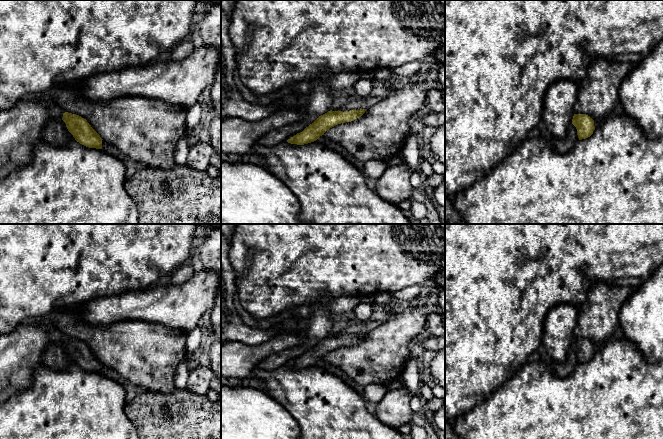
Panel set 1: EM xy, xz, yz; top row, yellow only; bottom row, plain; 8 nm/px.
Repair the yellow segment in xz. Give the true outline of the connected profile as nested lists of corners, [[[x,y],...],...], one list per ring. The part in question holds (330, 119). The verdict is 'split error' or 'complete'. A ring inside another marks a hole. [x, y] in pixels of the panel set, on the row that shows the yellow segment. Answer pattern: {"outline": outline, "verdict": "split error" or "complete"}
{"outline": [[[367,109],[350,110],[350,111],[328,111],[319,116],[312,124],[306,127],[302,132],[297,133],[287,140],[288,143],[304,145],[316,141],[320,136],[330,128],[346,122],[354,121],[361,117]]], "verdict": "complete"}

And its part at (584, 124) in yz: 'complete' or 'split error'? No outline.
complete

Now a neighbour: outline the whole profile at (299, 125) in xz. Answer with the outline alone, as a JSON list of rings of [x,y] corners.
[[[322,73],[310,80],[313,88],[307,95],[306,103],[299,107],[304,115],[288,125],[269,131],[258,141],[258,145],[274,147],[282,142],[287,142],[288,139],[312,124],[319,116],[330,111],[333,99],[332,89],[325,82],[333,75],[332,73]]]

